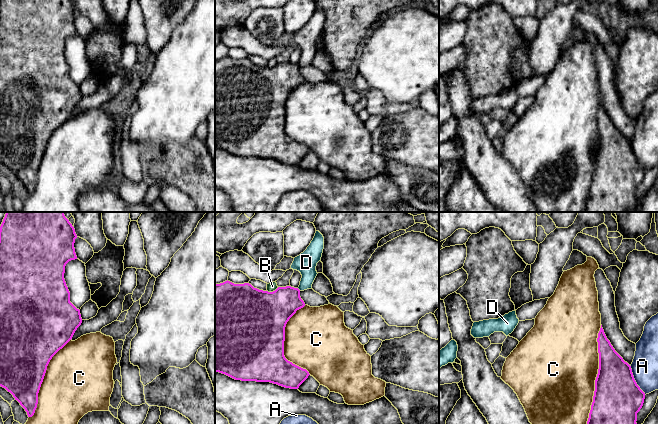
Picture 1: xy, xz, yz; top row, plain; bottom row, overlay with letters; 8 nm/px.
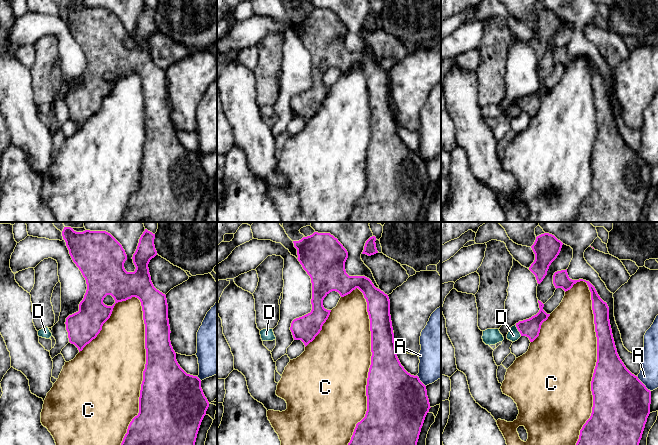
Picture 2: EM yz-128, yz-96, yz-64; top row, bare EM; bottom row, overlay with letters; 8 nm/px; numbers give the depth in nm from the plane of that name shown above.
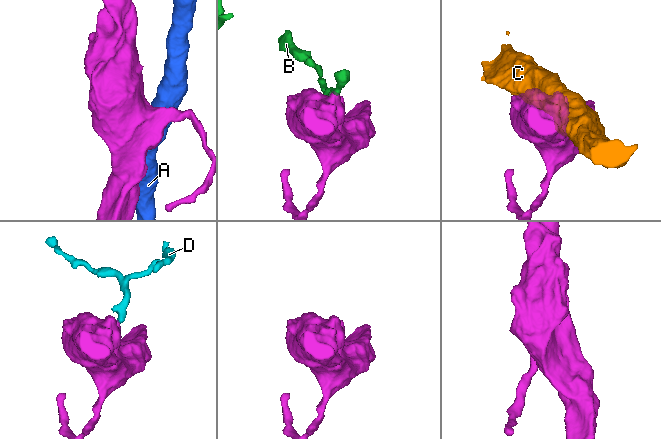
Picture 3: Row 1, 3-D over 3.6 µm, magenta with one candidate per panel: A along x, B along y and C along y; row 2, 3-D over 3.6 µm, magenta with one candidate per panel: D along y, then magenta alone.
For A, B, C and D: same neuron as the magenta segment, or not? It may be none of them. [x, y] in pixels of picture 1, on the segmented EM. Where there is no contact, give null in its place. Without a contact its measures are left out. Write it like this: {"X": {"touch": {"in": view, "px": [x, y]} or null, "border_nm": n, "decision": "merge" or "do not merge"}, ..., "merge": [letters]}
{"A": {"touch": {"in": "yz", "px": [634, 380]}, "border_nm": 280, "decision": "do not merge"}, "B": {"touch": {"in": "xz", "px": [273, 291]}, "border_nm": 100, "decision": "do not merge"}, "C": {"touch": {"in": "yz", "px": [597, 374]}, "border_nm": 800, "decision": "do not merge"}, "D": {"touch": {"in": "xz", "px": [298, 289]}, "border_nm": 40, "decision": "do not merge"}, "merge": []}

